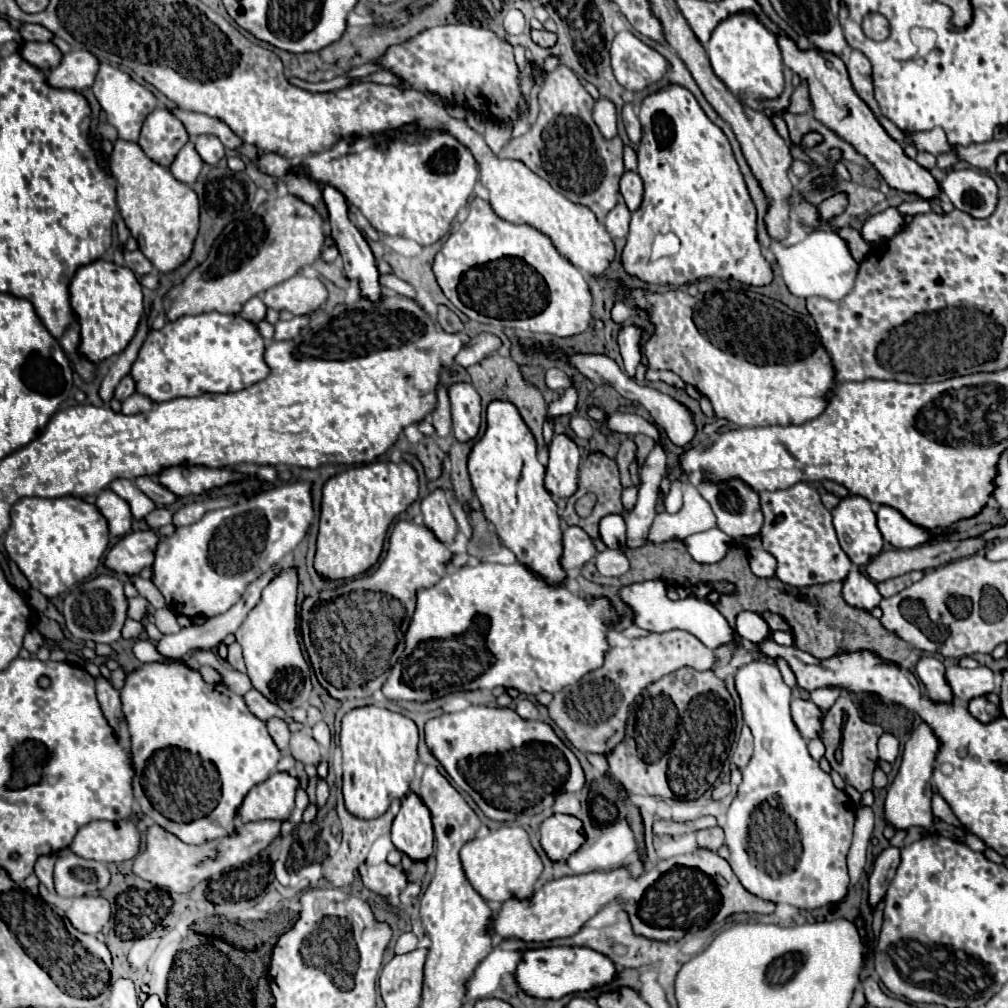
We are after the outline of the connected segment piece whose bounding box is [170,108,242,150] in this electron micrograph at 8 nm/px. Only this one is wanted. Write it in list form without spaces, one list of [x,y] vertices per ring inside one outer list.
[[[172,108],[170,110],[186,128],[186,132],[190,136],[200,136],[200,134],[214,134],[226,148],[236,150],[242,140],[218,118],[210,118],[206,114],[196,114],[196,112],[188,112],[188,110],[180,110],[180,108]]]

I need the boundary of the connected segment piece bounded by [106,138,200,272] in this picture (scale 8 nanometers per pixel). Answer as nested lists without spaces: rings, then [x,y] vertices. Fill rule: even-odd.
[[[118,138],[106,164],[116,180],[116,204],[130,230],[138,240],[140,252],[152,262],[158,272],[172,272],[192,252],[200,223],[200,203],[196,192],[176,180],[172,172],[144,154],[140,144]]]

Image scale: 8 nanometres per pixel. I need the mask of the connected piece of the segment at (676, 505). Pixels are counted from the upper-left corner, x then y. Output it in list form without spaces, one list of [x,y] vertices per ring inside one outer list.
[[[676,480],[672,482],[668,494],[666,494],[666,500],[664,500],[664,506],[666,506],[666,512],[674,514],[682,508],[682,484]]]

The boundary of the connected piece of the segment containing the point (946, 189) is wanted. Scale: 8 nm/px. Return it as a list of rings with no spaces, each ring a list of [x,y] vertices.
[[[972,168],[948,172],[940,188],[958,210],[972,218],[990,218],[1000,198],[998,184],[988,174]]]

